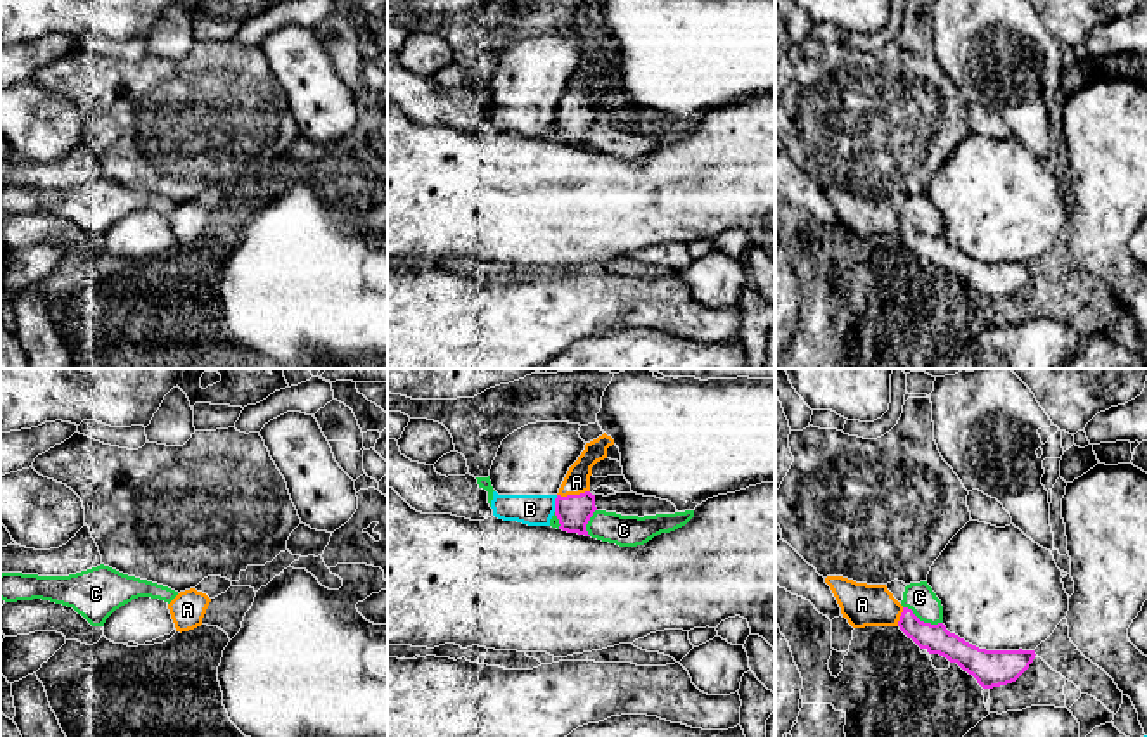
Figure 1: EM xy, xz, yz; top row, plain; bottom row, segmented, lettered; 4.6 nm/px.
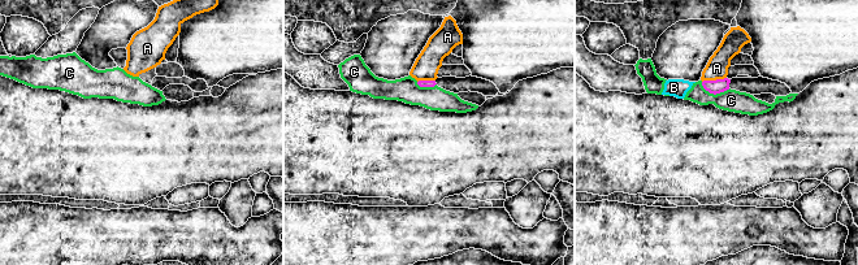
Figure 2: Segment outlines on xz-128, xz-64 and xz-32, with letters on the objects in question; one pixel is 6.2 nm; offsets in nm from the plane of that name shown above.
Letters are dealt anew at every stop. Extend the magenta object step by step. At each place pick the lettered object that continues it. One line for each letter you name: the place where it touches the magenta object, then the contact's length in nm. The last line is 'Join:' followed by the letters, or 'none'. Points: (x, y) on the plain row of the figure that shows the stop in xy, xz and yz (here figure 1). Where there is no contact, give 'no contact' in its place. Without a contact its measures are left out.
A: contact xz (573, 108); length 150 nm
Join: A

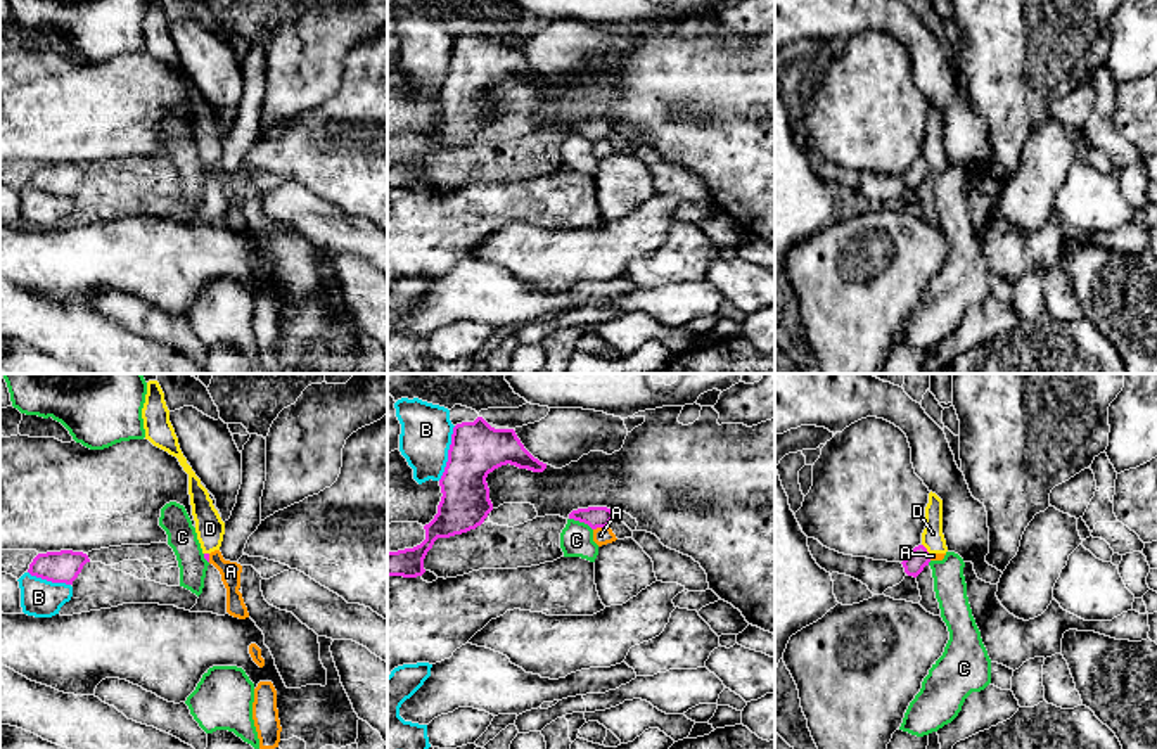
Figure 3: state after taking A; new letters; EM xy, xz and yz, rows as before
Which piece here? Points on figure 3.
Join: none

